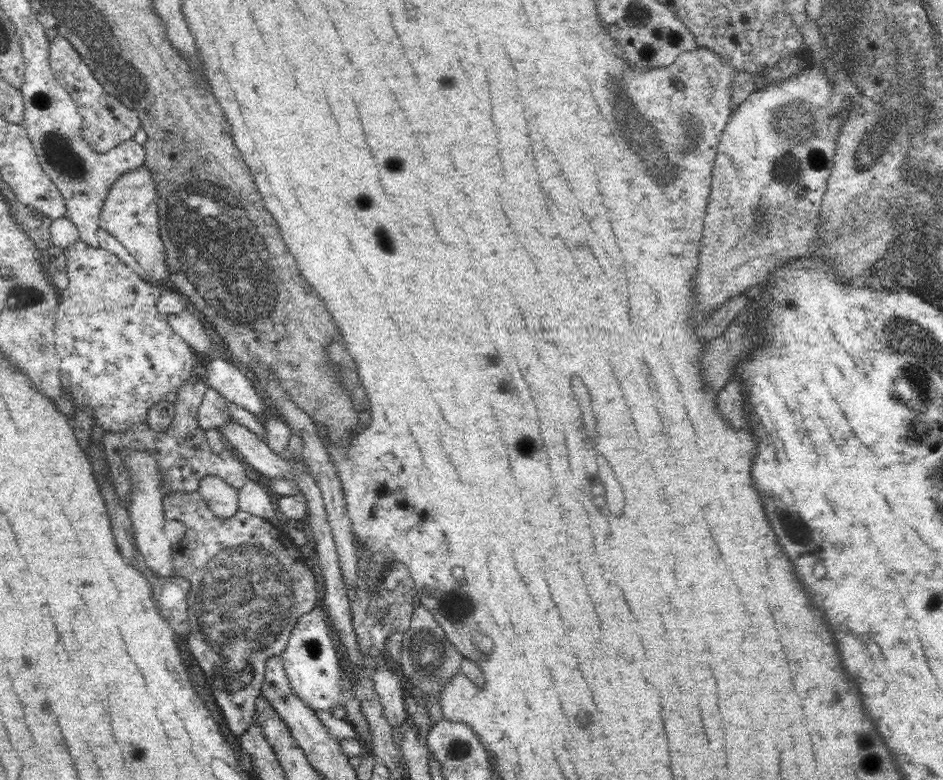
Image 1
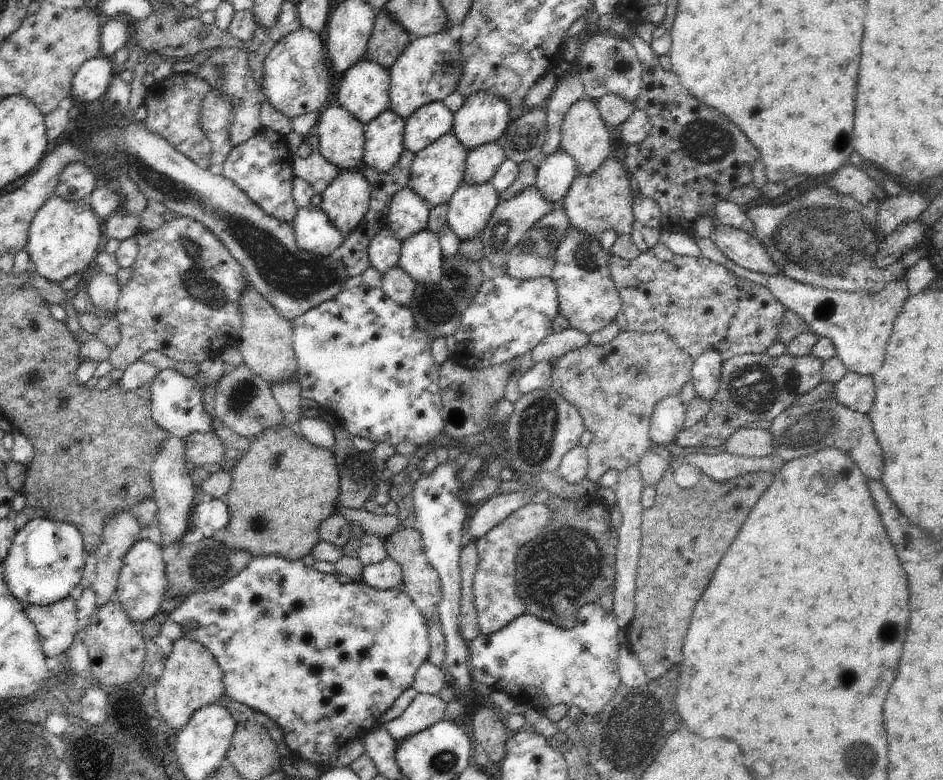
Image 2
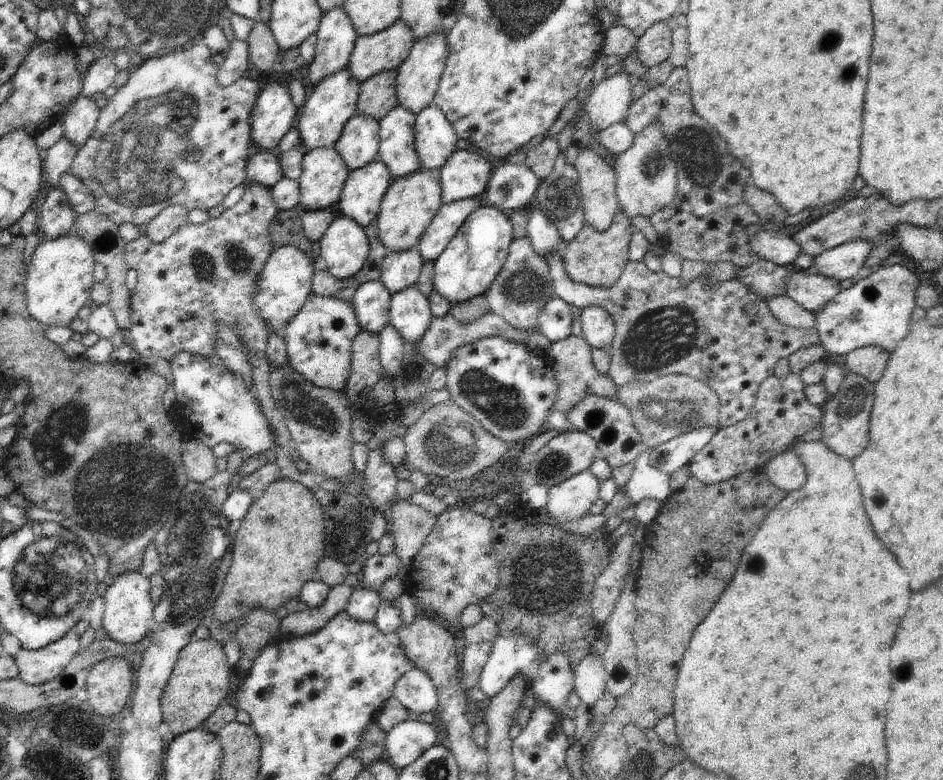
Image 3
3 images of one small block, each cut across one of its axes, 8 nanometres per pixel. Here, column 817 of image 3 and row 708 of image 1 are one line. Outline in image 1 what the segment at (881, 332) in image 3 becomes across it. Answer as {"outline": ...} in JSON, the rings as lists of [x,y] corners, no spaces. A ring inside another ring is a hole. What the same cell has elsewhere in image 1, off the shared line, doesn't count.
{"outline":[[[314,607],[300,616],[281,655],[291,690],[309,708],[330,711],[342,706],[341,674],[343,664],[332,639],[330,620],[324,608]]]}

